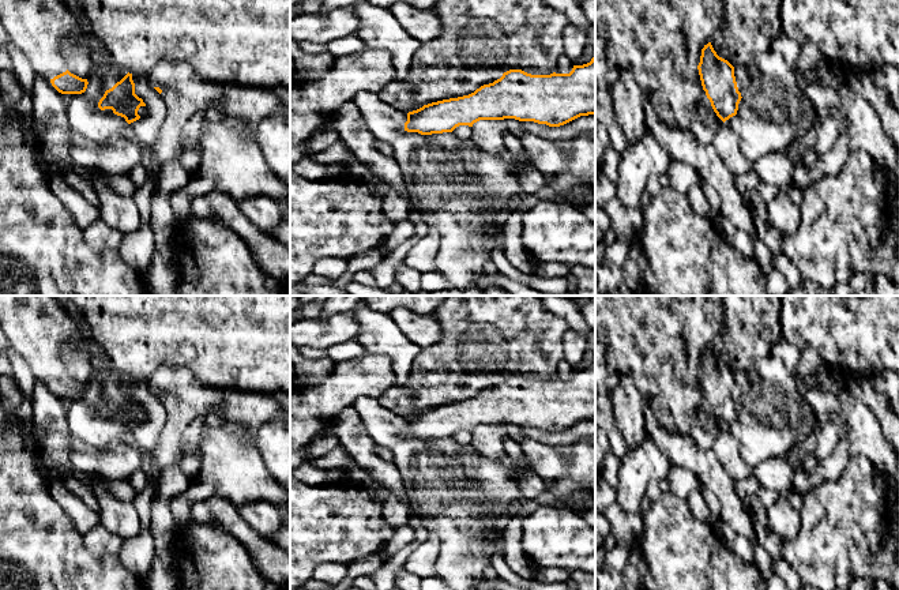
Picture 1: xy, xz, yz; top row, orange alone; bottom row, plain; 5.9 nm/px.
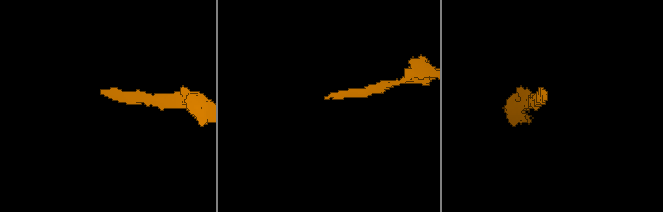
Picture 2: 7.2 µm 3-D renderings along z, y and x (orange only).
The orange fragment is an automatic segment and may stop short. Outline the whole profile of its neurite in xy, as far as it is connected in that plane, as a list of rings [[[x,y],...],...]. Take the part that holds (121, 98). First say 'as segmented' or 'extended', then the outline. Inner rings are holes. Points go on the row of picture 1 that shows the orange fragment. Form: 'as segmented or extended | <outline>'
as segmented | [[[129,72],[106,90],[98,102],[101,110],[112,109],[114,114],[124,117],[128,124],[140,119],[138,114],[140,106],[146,106],[146,104],[135,94],[135,83]]]

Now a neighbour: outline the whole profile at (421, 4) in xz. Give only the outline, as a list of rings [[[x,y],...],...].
[[[368,0],[368,1],[373,5],[388,10],[391,10],[394,4],[400,1],[407,3],[418,10],[433,10],[433,7],[439,3],[439,0]]]

